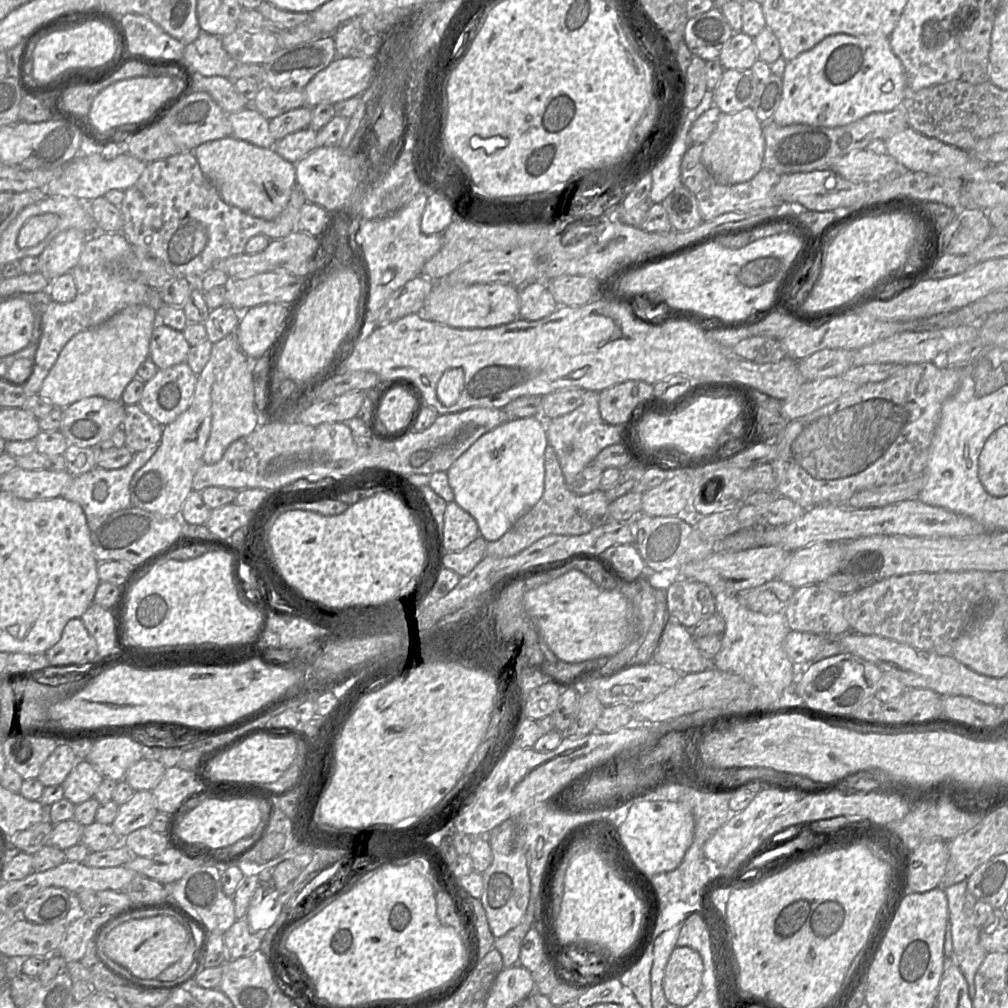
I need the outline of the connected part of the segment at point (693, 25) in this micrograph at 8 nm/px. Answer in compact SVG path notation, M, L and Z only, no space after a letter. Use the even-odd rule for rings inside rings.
M714 7L688 20L684 41L693 56L708 61L719 59L723 47L734 33L721 8Z

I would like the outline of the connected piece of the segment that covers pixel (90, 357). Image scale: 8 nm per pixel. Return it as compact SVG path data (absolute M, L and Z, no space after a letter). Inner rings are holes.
M133 305L104 323L76 334L59 353L37 394L58 408L92 396L121 400L140 365L149 359L150 340L157 323L157 311L146 305Z

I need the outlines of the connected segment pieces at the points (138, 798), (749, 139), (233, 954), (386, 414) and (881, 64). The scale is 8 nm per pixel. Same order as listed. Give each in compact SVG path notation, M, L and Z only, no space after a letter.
M134 791L131 798L119 806L111 826L115 833L124 839L133 831L150 826L158 812L152 791Z
M751 107L732 114L722 113L711 136L703 144L702 163L717 182L734 185L752 179L762 168L765 151L764 124Z
M237 919L223 934L228 959L247 956L260 949L261 936L250 929L245 919Z
M402 388L390 391L379 408L379 419L384 428L395 433L403 429L414 406L413 397Z
M830 35L812 49L787 62L782 76L781 103L771 120L781 126L794 124L819 127L845 126L872 113L885 113L900 107L908 93L904 67L893 53L890 37L886 35Z

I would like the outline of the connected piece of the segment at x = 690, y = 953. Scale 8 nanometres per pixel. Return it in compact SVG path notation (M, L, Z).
M676 947L665 967L662 981L667 1001L677 1007L692 1003L700 991L703 971L703 960L696 950Z

